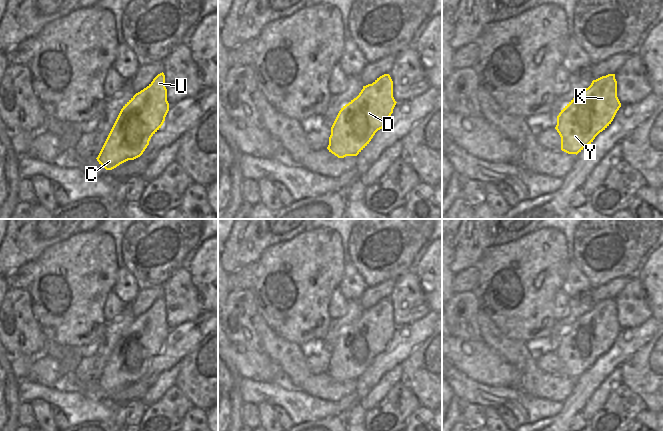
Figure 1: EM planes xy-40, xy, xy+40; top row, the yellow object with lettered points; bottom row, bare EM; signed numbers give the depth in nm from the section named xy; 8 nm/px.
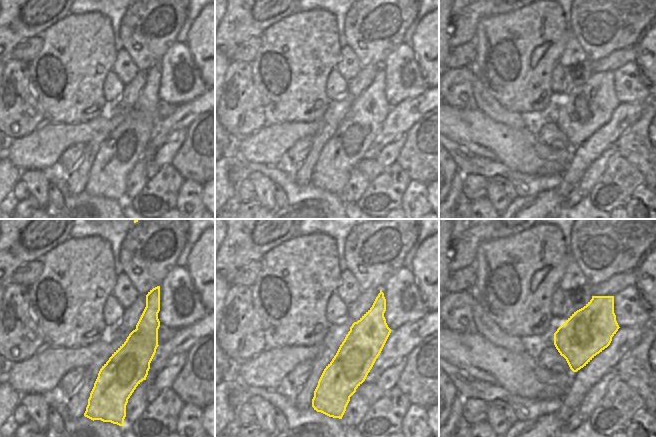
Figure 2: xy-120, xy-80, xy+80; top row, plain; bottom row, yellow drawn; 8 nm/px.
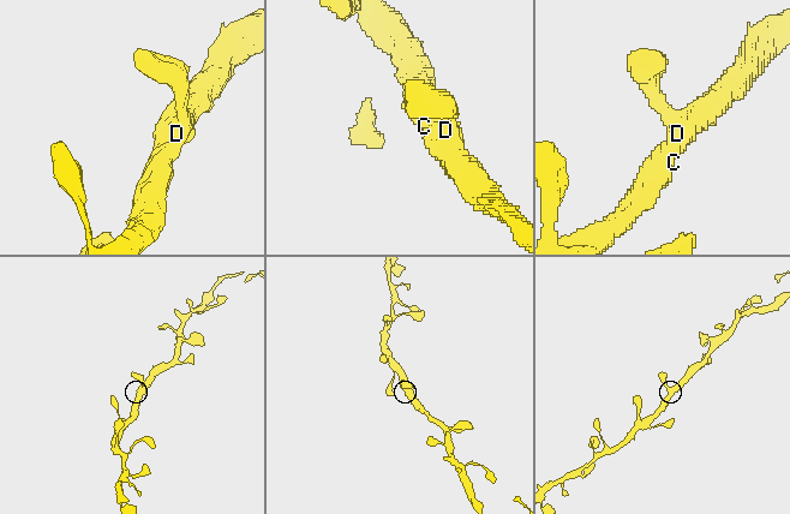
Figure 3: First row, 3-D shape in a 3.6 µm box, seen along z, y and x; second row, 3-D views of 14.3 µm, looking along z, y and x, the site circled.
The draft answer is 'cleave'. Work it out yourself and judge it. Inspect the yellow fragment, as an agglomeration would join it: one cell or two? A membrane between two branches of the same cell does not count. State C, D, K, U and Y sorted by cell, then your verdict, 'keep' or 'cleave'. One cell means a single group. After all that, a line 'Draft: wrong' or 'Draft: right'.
C D K U Y; keep
Draft: wrong

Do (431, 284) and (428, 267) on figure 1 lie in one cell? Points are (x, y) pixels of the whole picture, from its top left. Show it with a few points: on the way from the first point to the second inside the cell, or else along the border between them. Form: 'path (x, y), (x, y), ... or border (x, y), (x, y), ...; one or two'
path (431, 280), (431, 275), (428, 271); one

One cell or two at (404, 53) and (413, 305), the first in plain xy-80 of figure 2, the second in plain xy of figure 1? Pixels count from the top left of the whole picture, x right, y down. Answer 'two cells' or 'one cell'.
one cell

